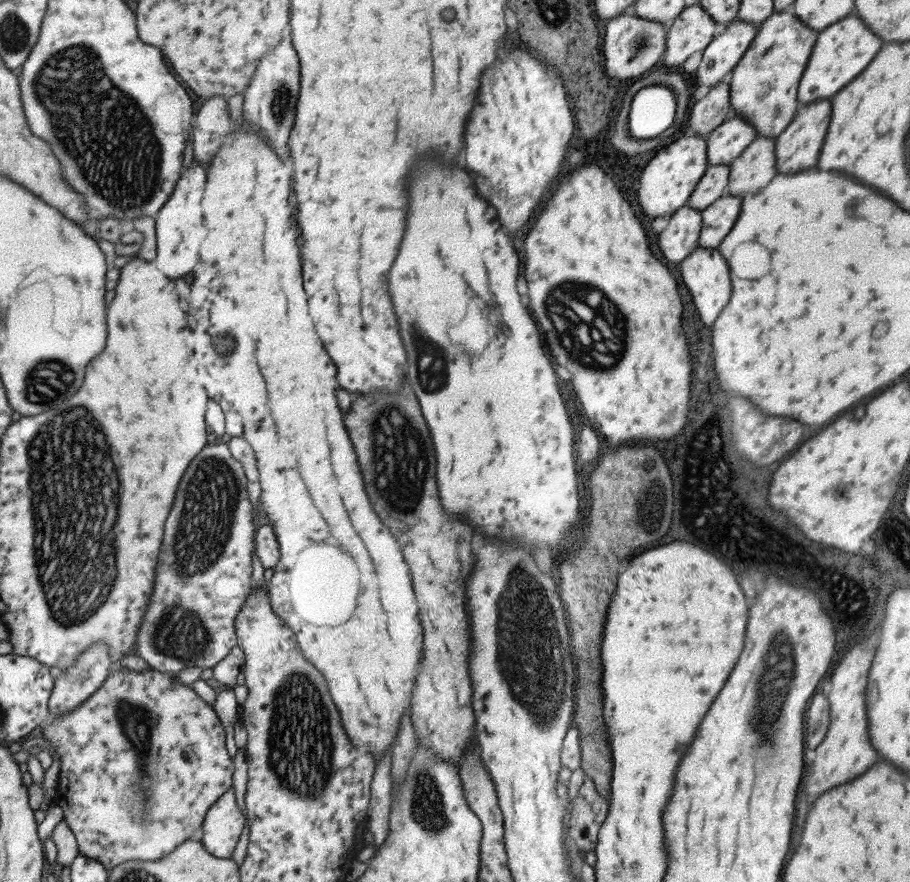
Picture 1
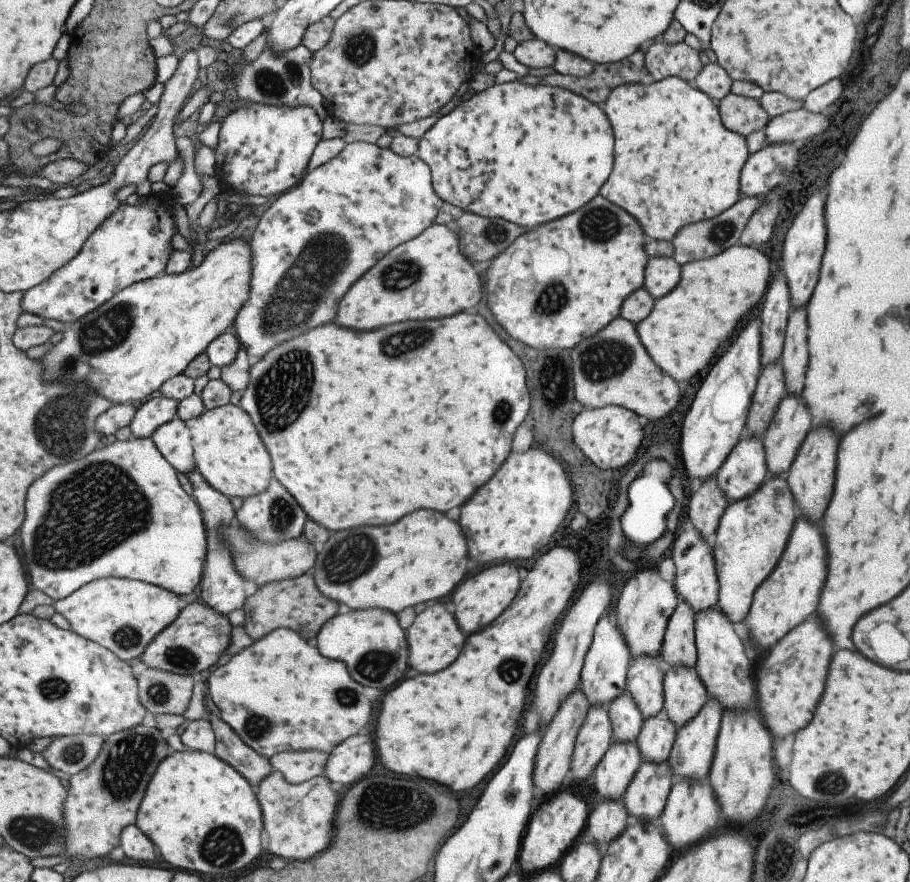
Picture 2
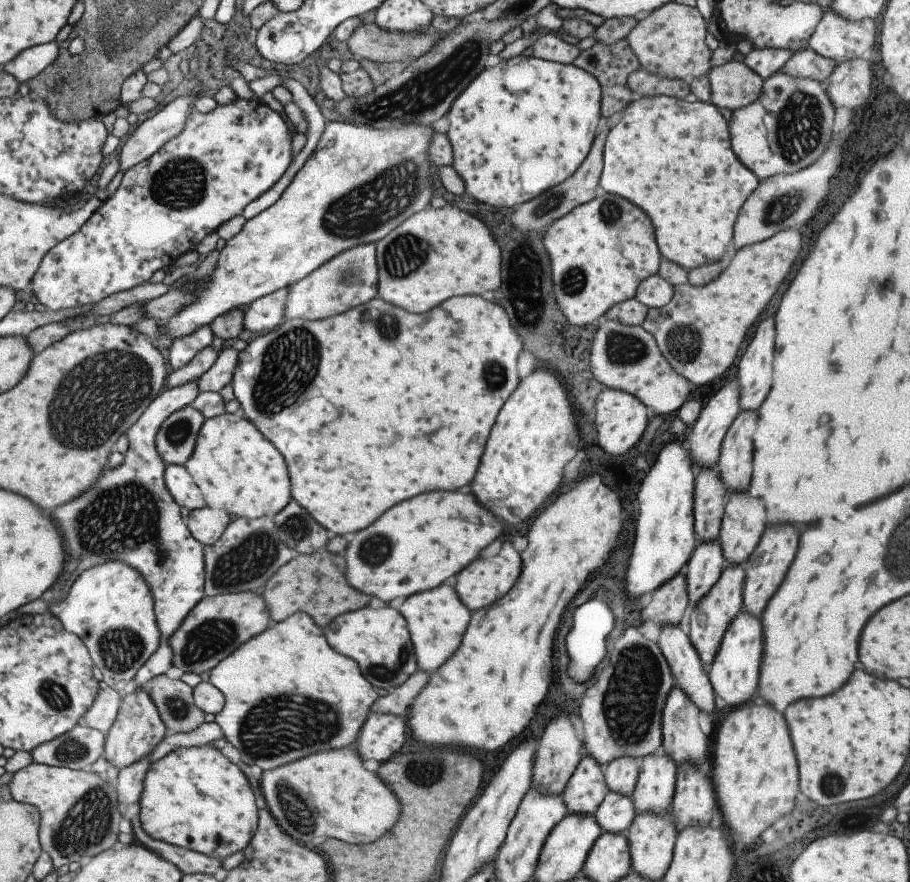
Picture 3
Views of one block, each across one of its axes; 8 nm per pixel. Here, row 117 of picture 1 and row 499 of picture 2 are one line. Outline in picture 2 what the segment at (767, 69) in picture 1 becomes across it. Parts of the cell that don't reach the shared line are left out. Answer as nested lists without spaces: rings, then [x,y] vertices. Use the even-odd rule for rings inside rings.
[[[768,476],[751,496],[728,503],[719,517],[712,546],[717,575],[716,608],[731,624],[743,622],[752,594],[779,560],[797,516],[784,476]]]

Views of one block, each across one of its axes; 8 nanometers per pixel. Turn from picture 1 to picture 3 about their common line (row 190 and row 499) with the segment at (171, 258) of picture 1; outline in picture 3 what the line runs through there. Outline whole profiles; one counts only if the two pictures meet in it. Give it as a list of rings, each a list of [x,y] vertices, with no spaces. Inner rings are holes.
[[[165,465],[163,473],[165,488],[171,498],[187,510],[200,509],[206,506],[200,490],[184,469],[184,465]]]

